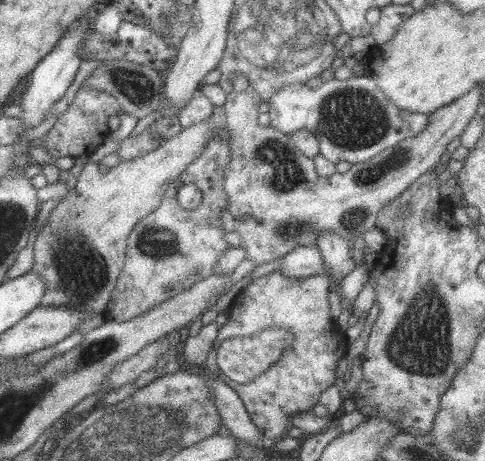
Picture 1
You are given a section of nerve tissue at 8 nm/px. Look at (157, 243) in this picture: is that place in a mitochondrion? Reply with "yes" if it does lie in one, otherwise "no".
yes

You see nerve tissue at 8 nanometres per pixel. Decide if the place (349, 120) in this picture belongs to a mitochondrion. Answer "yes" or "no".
yes

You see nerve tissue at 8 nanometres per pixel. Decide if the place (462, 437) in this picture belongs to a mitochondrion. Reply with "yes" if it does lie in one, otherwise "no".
yes

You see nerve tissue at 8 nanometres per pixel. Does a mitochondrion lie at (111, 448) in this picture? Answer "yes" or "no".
yes

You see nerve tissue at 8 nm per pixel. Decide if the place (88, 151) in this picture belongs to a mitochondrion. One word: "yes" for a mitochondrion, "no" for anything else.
no

